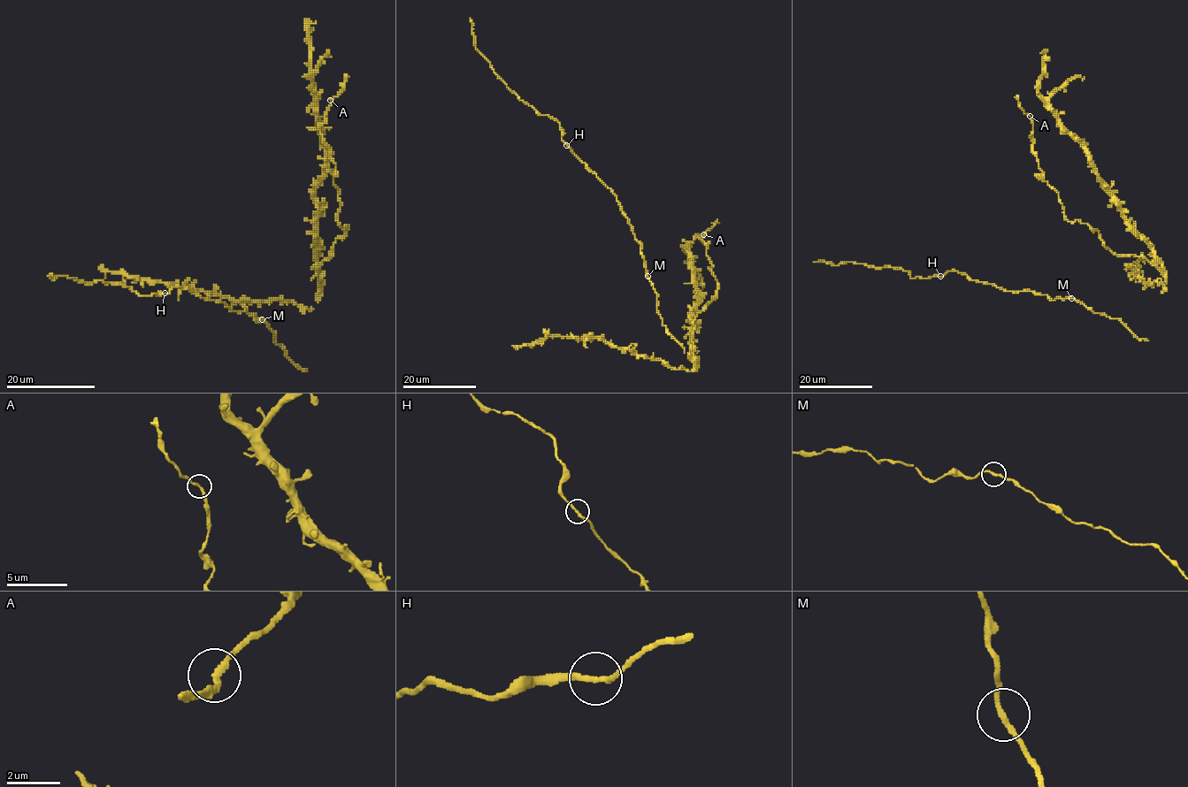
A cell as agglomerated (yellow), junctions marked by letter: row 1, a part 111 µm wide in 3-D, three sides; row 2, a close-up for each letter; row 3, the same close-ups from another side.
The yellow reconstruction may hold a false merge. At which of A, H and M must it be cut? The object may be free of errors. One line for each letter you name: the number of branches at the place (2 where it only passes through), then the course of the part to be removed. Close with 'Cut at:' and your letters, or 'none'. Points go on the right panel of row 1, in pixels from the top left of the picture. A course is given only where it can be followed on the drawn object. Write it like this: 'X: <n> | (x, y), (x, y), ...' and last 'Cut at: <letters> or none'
Cut at: none

